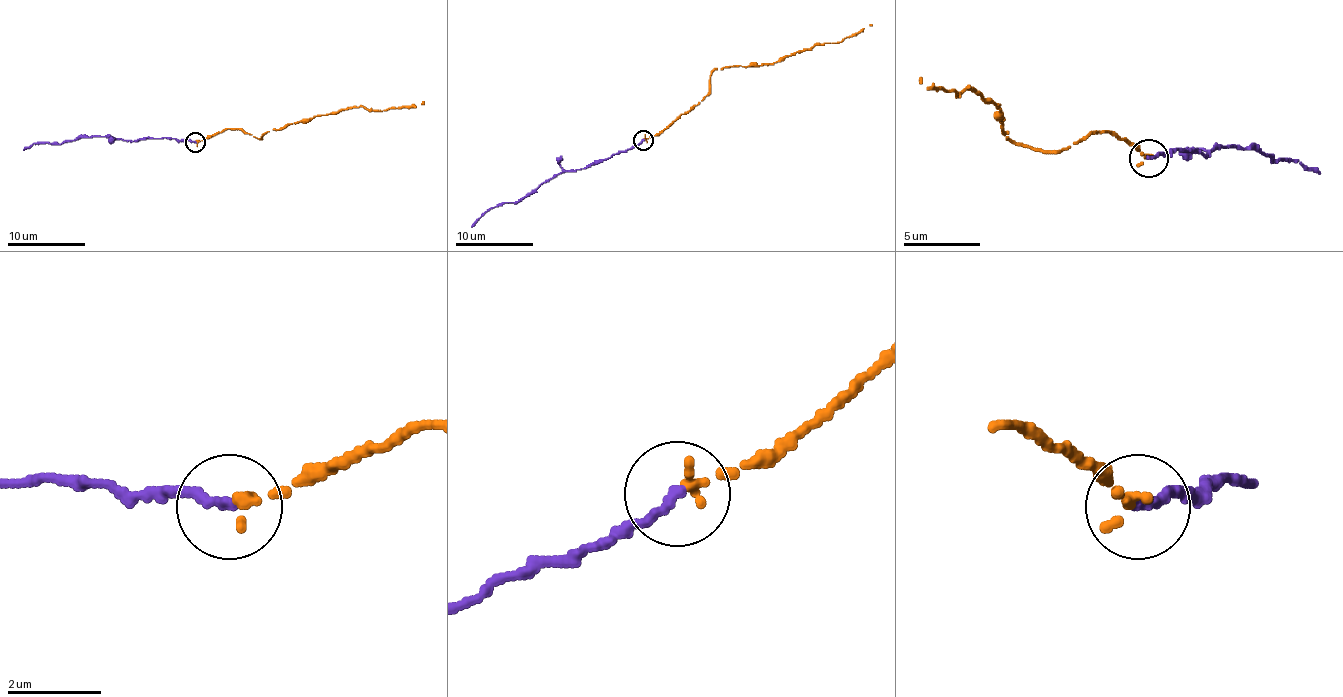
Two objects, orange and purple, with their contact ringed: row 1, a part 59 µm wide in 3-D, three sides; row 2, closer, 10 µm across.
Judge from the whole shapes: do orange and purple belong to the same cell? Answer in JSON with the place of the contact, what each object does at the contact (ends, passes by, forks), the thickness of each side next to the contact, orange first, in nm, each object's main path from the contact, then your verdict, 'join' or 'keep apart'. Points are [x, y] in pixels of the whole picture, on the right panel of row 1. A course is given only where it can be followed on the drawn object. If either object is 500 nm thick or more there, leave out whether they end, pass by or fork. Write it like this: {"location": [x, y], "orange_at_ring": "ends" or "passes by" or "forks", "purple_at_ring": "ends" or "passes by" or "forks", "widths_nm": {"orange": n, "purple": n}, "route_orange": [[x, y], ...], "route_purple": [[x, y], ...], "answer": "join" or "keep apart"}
{"location": [1148, 158], "orange_at_ring": "ends", "purple_at_ring": "ends", "widths_nm": {"orange": 280, "purple": 240}, "route_orange": [[1147, 157], [1109, 130], [1020, 146], [1005, 138], [997, 103], [920, 76]], "route_purple": [[1147, 157], [1170, 150], [1197, 150], [1205, 157], [1224, 146], [1270, 157], [1270, 161], [1301, 161], [1320, 173]], "answer": "join"}

